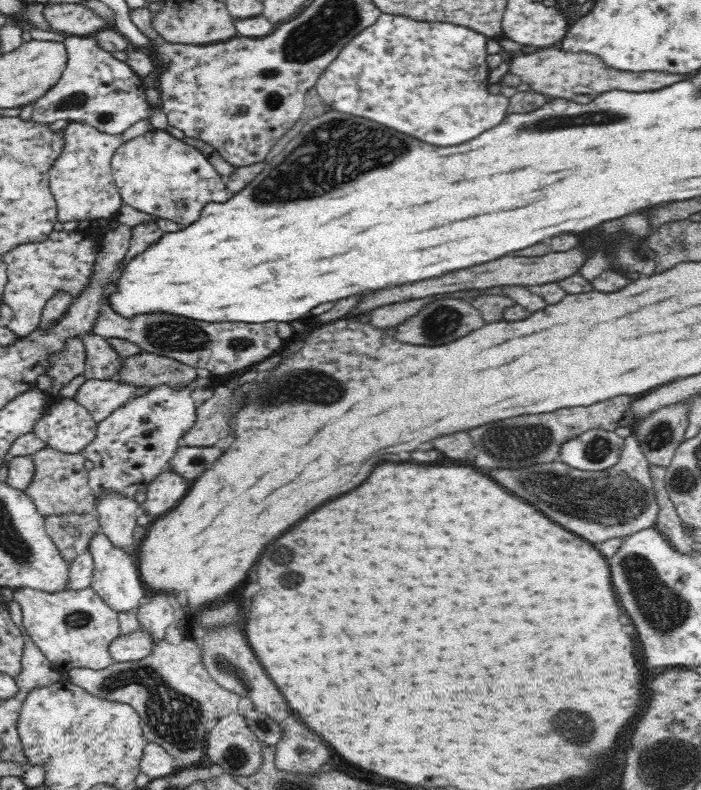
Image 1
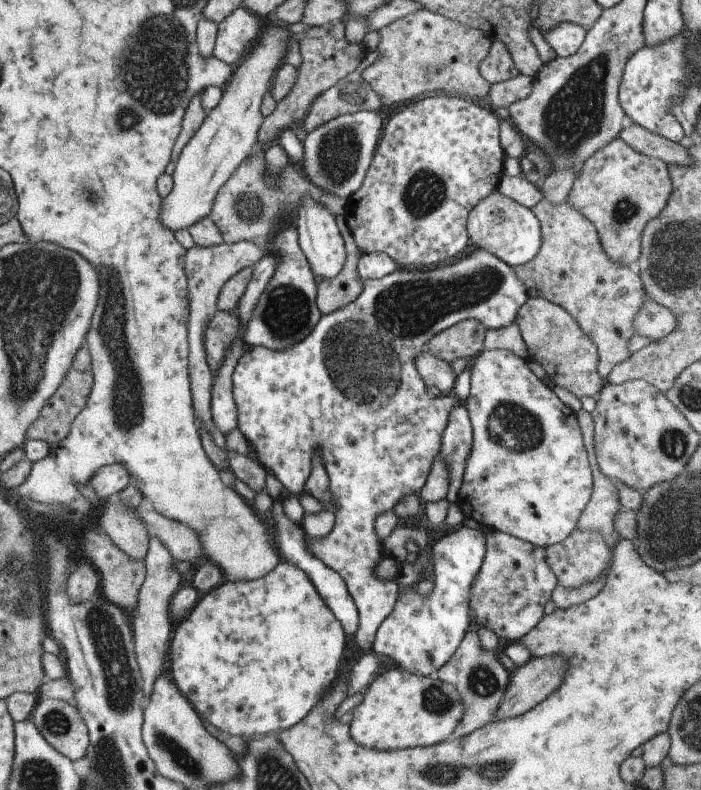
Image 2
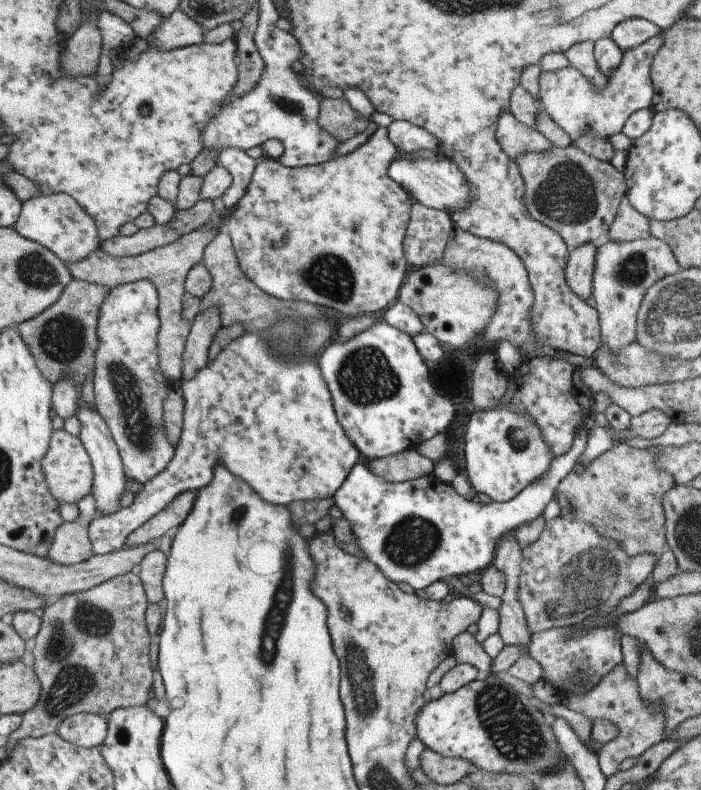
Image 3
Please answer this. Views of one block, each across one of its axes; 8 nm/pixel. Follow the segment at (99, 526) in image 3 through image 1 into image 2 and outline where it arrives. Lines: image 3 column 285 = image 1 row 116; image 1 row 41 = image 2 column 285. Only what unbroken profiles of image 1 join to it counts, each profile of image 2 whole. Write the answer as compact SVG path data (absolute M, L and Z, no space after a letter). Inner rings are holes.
M477 249L471 252L469 256L455 260L453 264L445 264L433 270L423 270L423 272L405 272L405 270L395 270L385 277L379 279L361 279L362 290L357 299L354 299L350 304L344 305L342 308L320 316L320 320L315 324L315 327L310 331L310 334L302 339L301 342L293 347L283 351L271 351L264 347L245 347L241 357L237 360L233 368L230 380L232 383L232 398L237 412L237 429L242 433L244 439L249 442L249 446L253 448L255 460L287 489L289 496L298 498L300 507L304 512L317 513L323 510L323 505L315 500L313 496L304 492L303 488L307 478L310 476L310 465L312 454L319 451L322 455L324 470L328 482L328 492L332 499L334 507L333 516L335 524L329 534L331 538L331 548L335 548L335 572L341 576L345 582L347 591L353 600L358 624L355 630L355 644L368 652L373 647L374 635L381 622L389 615L393 609L394 601L398 596L399 586L391 581L379 581L372 576L372 570L376 562L383 557L383 548L380 546L376 535L374 534L374 521L381 514L392 512L395 506L407 496L417 495L425 485L429 475L430 467L436 455L440 452L442 442L442 434L446 428L448 420L448 412L455 406L459 405L456 402L453 394L445 395L444 397L431 398L427 394L427 387L422 382L419 374L413 365L413 360L421 350L425 348L429 338L433 337L437 332L450 328L463 320L475 320L484 328L489 330L498 330L500 327L505 327L514 321L519 307L528 299L525 292L523 282L515 275L511 266L496 258L486 249Z

